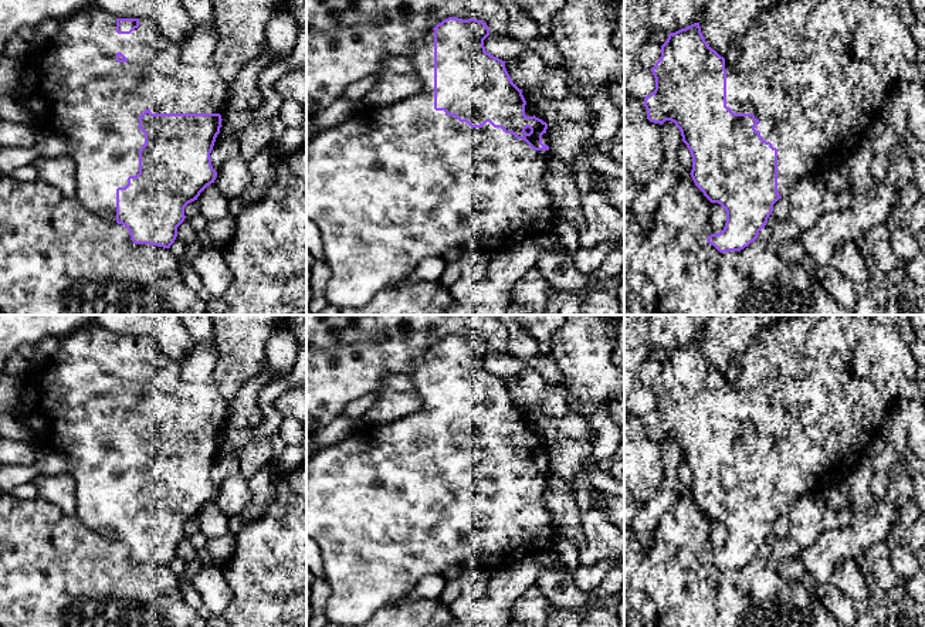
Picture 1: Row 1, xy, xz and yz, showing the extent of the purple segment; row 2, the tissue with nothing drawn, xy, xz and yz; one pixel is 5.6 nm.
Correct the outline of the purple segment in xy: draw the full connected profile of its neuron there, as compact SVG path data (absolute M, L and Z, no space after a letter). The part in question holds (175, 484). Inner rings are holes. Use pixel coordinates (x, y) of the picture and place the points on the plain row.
M95 321L88 322L74 333L60 339L58 350L50 357L48 365L28 380L27 389L21 393L17 420L43 444L64 455L70 464L70 474L74 478L78 521L92 532L109 531L118 542L129 548L133 562L149 562L170 566L177 555L177 545L184 539L184 525L197 518L200 511L214 501L217 489L211 484L210 471L221 445L221 431L227 427L228 401L220 394L214 380L214 369L218 362L217 348L213 342L197 342L190 355L176 363L170 360L149 336L116 336L104 329Z

